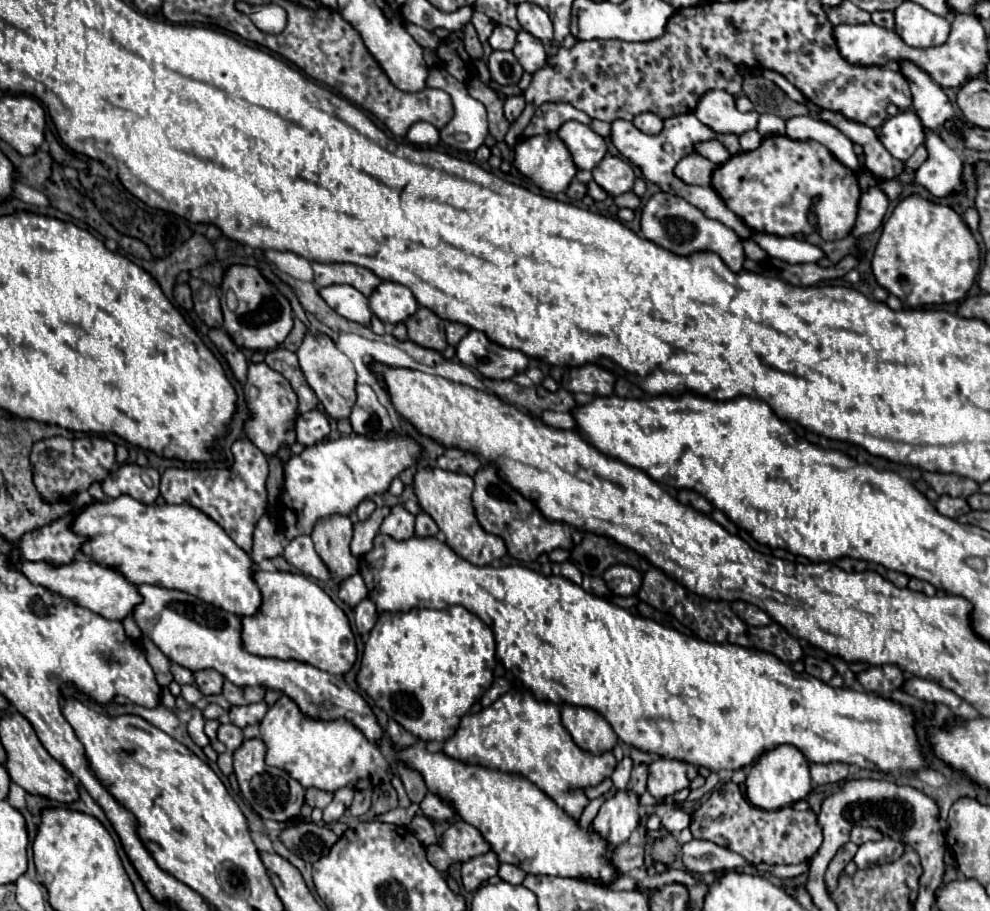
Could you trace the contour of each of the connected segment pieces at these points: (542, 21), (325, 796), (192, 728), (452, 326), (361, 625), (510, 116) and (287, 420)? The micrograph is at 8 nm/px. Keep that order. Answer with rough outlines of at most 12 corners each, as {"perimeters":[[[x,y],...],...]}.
{"perimeters":[[[518,5],[518,23],[546,47],[554,45],[554,27],[544,9]],[[310,787],[306,803],[324,809],[332,801],[332,793]],[[192,707],[188,733],[198,747],[210,745],[202,711]],[[446,323],[448,345],[458,341],[470,329],[462,323]],[[372,599],[356,605],[356,627],[362,635],[372,631],[378,619]],[[508,97],[504,115],[514,123],[524,111],[524,97]],[[266,363],[248,365],[252,419],[264,453],[294,443],[296,393]]]}

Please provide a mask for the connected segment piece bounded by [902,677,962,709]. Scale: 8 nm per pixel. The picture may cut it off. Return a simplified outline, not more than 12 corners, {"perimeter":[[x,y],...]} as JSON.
{"perimeter":[[910,679],[902,691],[956,709],[962,699],[930,679]]}

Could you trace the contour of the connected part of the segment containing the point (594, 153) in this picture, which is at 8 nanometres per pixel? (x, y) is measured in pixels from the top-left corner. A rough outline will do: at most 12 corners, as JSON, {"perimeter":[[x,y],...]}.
{"perimeter":[[566,121],[558,135],[578,169],[594,169],[608,151],[590,125]]}

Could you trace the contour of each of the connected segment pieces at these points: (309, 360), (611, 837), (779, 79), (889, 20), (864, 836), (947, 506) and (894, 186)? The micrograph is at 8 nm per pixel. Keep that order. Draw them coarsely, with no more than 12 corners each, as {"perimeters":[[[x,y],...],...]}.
{"perimeters":[[[324,333],[296,351],[308,385],[332,419],[356,401],[352,361]],[[620,789],[592,821],[610,849],[640,823],[640,799]],[[762,71],[790,99],[806,103],[806,97],[790,81],[776,71]],[[892,11],[872,13],[872,23],[894,29]],[[854,827],[850,839],[856,845],[884,837],[874,827]],[[942,495],[936,509],[950,519],[970,511],[968,503],[958,497]],[[896,179],[878,185],[890,199],[900,197],[902,185]]]}

